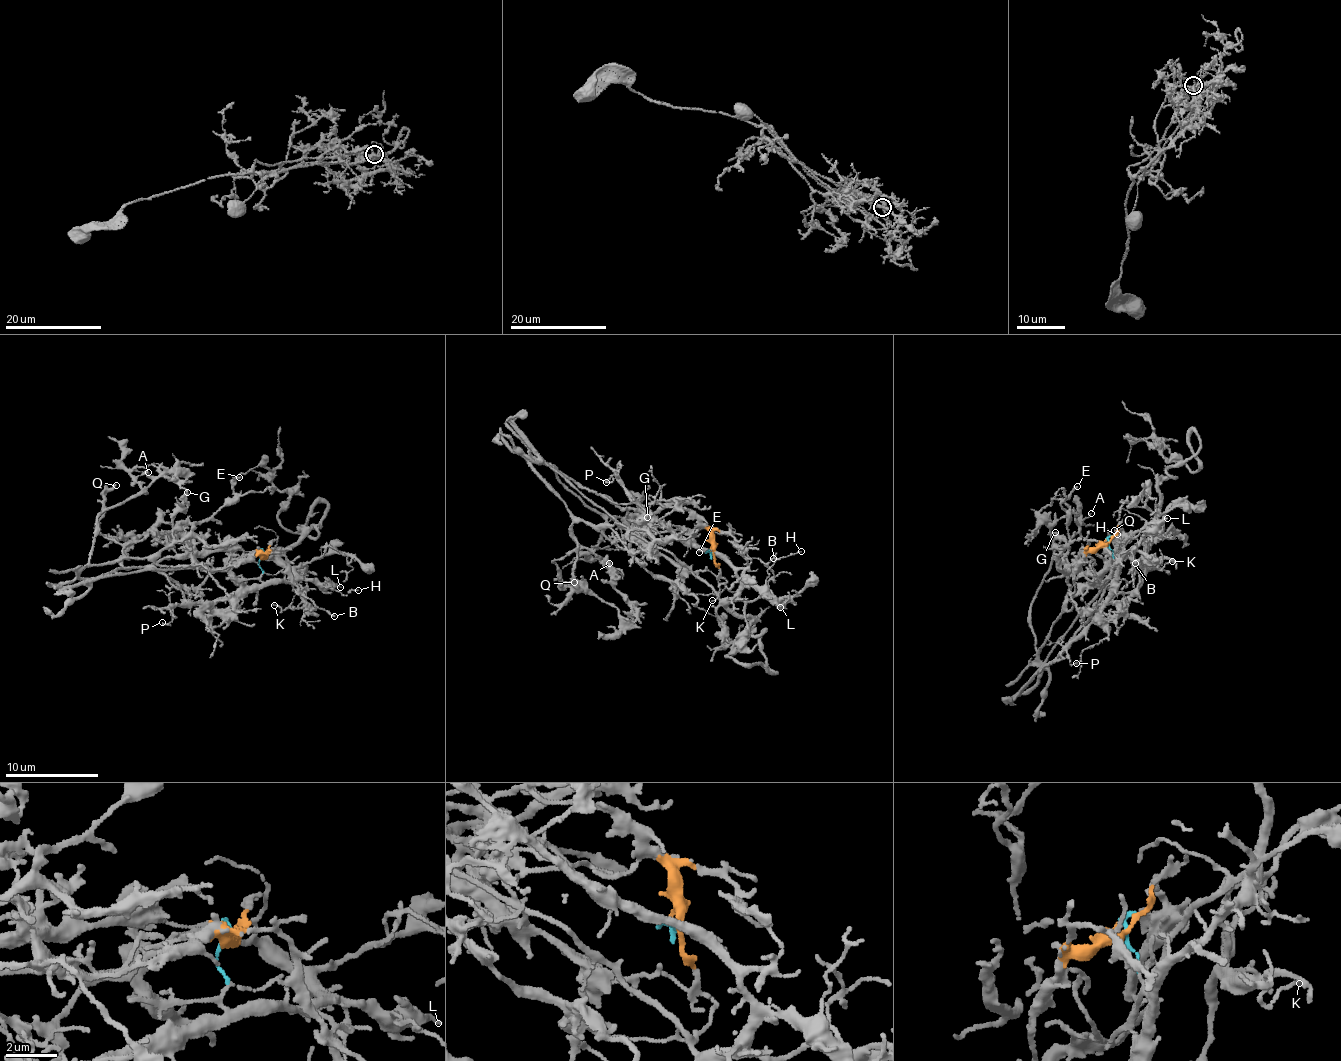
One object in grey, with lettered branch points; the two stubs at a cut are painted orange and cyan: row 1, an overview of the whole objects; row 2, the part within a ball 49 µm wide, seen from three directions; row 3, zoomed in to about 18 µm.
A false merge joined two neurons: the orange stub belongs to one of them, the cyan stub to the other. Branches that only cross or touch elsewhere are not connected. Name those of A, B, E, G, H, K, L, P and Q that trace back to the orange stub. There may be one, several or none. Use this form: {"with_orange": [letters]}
{"with_orange": ["A", "E", "G", "Q"]}

